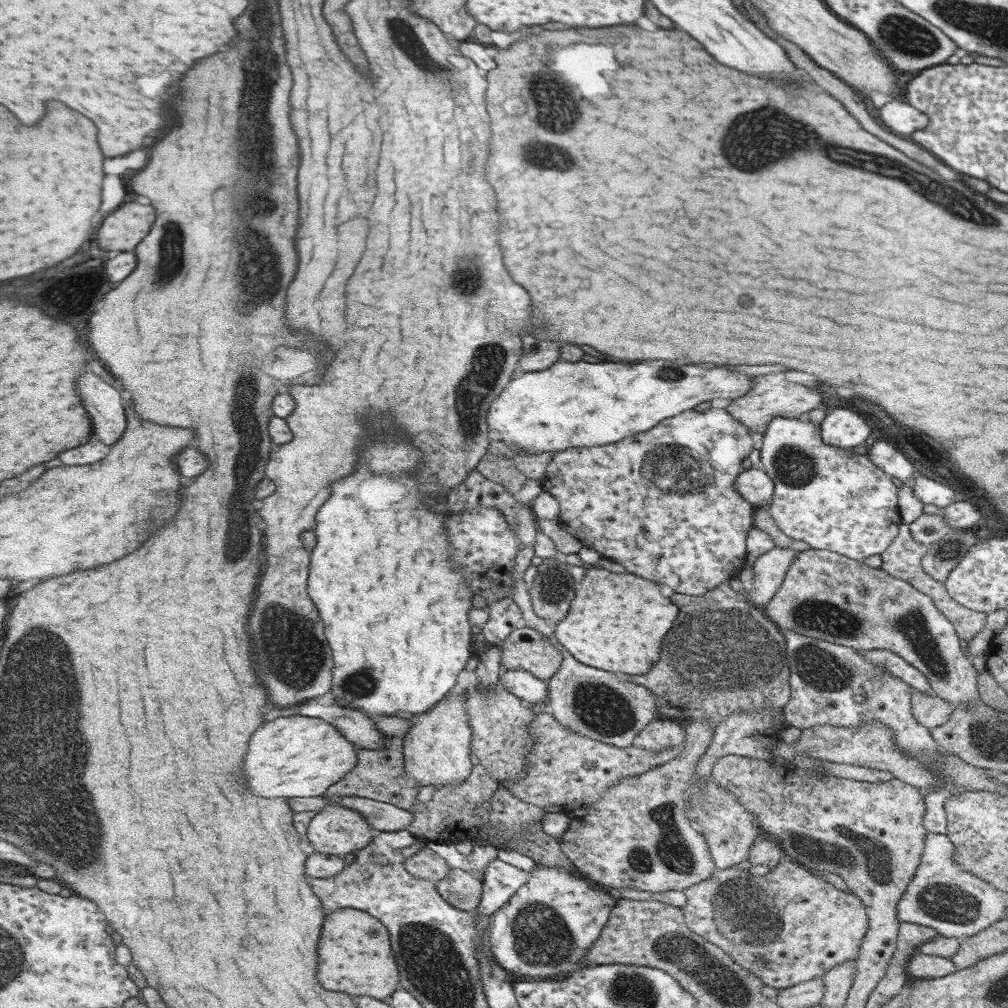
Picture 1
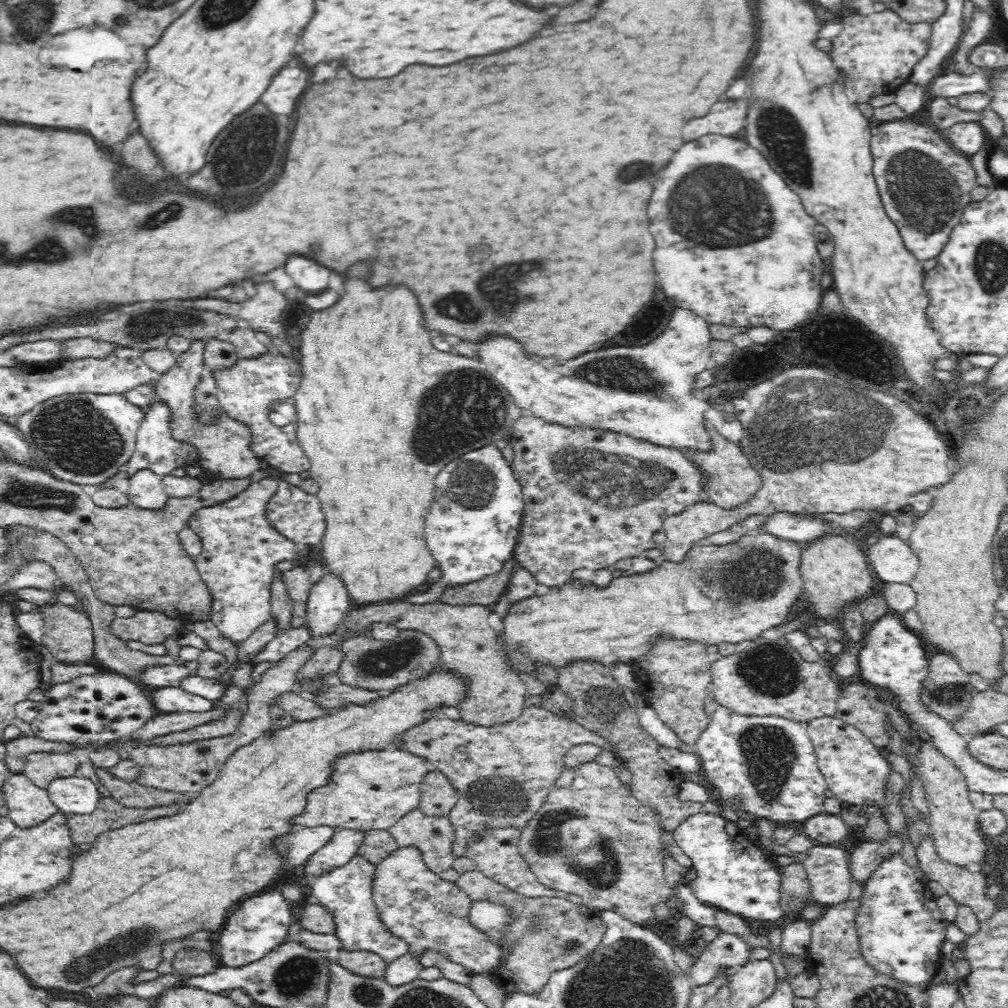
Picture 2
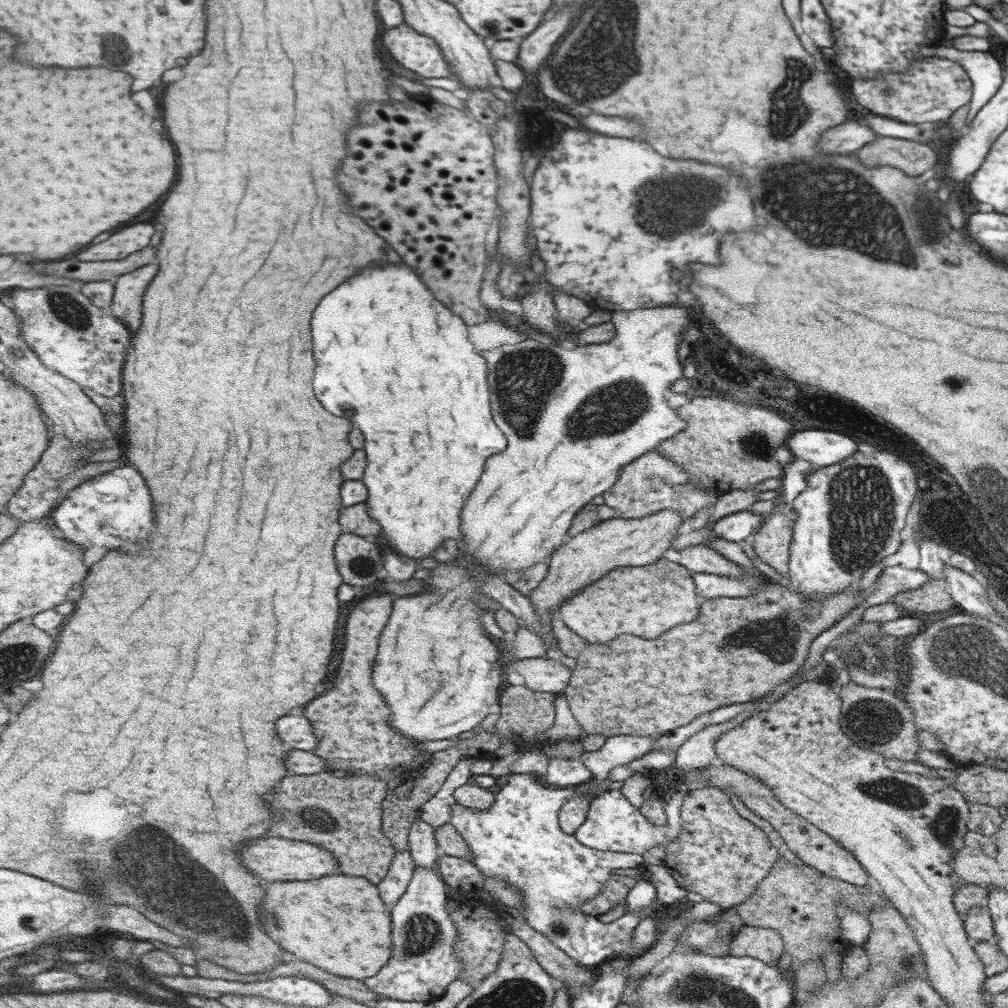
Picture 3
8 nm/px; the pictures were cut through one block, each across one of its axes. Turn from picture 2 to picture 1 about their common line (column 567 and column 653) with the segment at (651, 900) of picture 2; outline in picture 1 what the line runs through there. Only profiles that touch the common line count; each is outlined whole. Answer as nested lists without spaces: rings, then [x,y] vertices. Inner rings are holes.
[[[692,720],[684,726],[685,741],[682,743],[678,757],[665,762],[645,773],[619,778],[610,786],[591,807],[591,813],[570,819],[569,828],[559,838],[563,854],[576,866],[580,874],[599,885],[611,888],[631,887],[647,892],[678,891],[709,878],[713,862],[709,858],[707,846],[701,832],[697,834],[689,820],[683,816],[685,810],[685,786],[691,778],[691,772],[697,760],[705,755],[712,740],[712,731],[708,720]]]

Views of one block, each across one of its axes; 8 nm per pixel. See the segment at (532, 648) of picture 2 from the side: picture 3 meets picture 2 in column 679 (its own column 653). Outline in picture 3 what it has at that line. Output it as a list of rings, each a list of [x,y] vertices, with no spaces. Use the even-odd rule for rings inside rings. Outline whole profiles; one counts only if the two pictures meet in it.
[[[663,556],[645,566],[620,566],[605,577],[577,590],[558,608],[559,620],[587,643],[607,642],[617,634],[633,634],[645,640],[657,638],[675,624],[695,620],[701,601],[696,596],[691,572]],[[663,578],[669,594],[663,598]]]

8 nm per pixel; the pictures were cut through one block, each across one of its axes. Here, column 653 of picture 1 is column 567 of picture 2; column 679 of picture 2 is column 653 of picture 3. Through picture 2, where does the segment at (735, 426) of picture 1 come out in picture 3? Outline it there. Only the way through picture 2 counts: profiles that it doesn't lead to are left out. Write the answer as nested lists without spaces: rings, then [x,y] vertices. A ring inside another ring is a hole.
[[[654,450],[622,466],[621,476],[614,482],[614,487],[601,494],[603,505],[613,508],[614,518],[643,518],[649,514],[658,513],[659,510],[675,509],[684,520],[689,519],[689,516],[693,516],[691,512],[695,508],[697,508],[695,512],[699,512],[701,508],[711,507],[718,494],[717,490],[713,492],[713,489],[709,494],[693,490],[693,500],[687,500],[685,488],[679,488],[679,484],[671,484],[671,482],[683,482],[691,477],[689,473],[681,470],[681,465],[667,460],[666,456]]]

